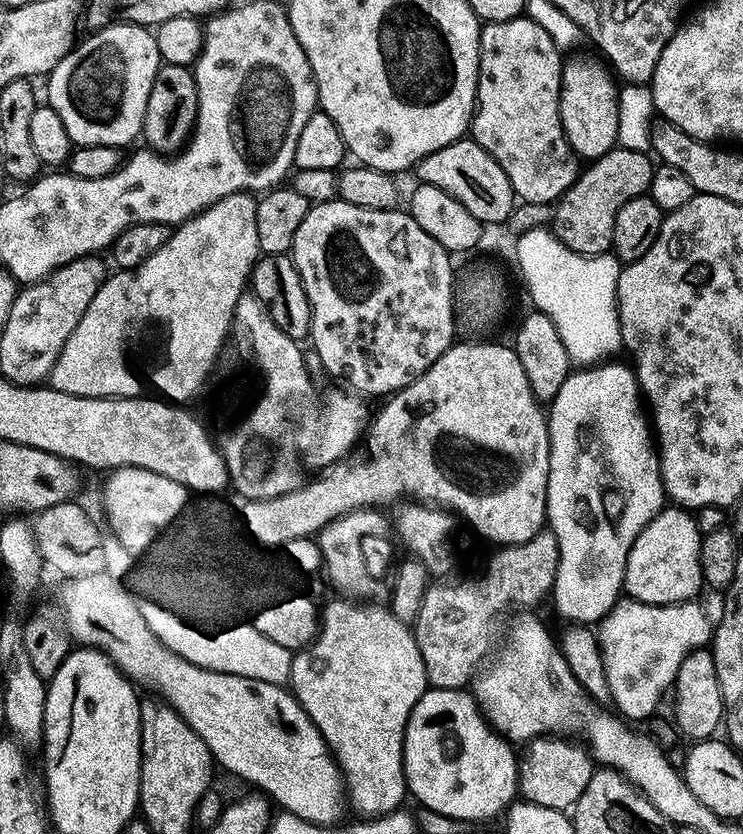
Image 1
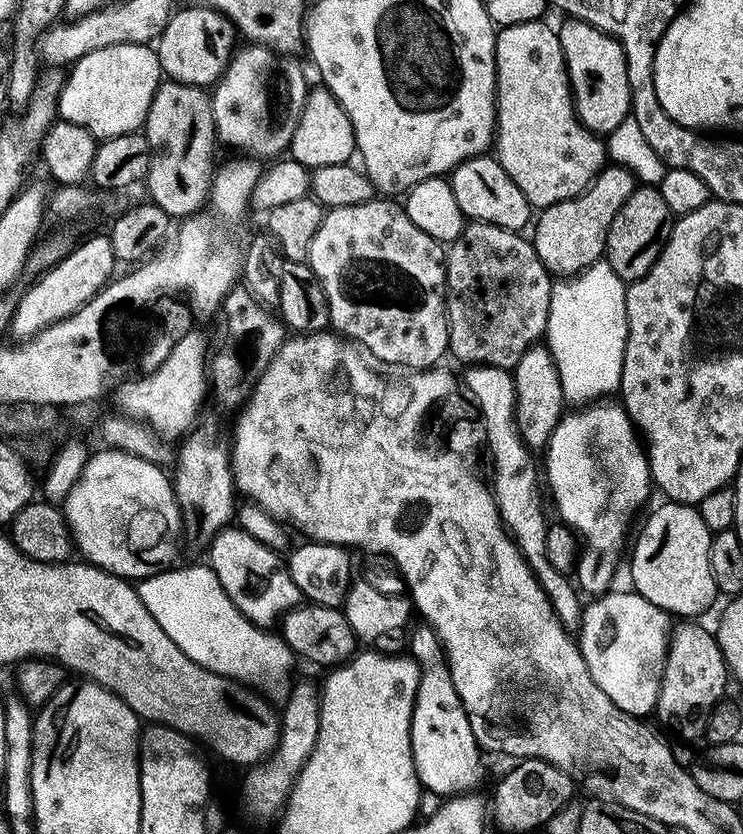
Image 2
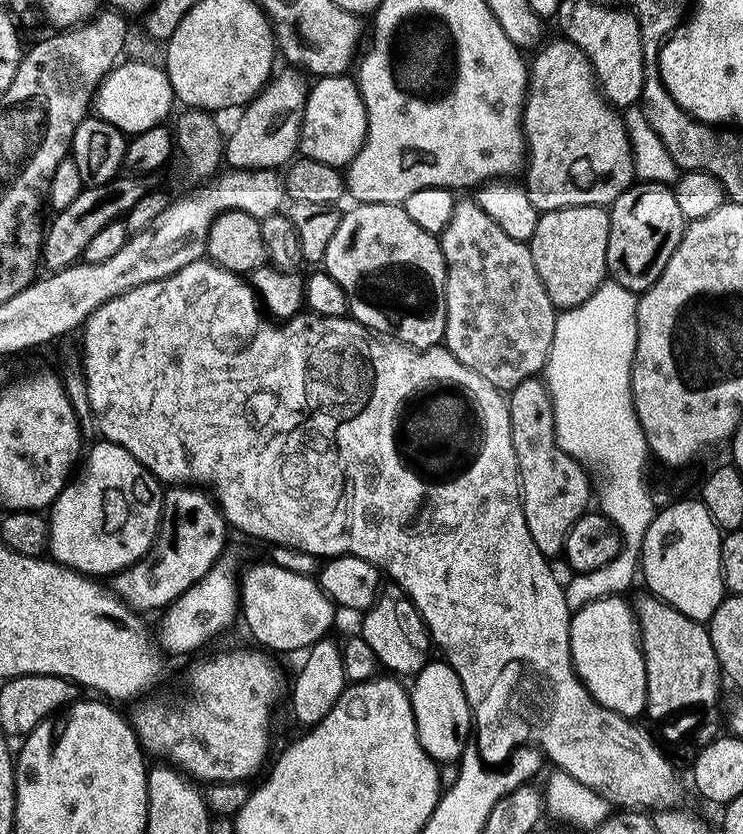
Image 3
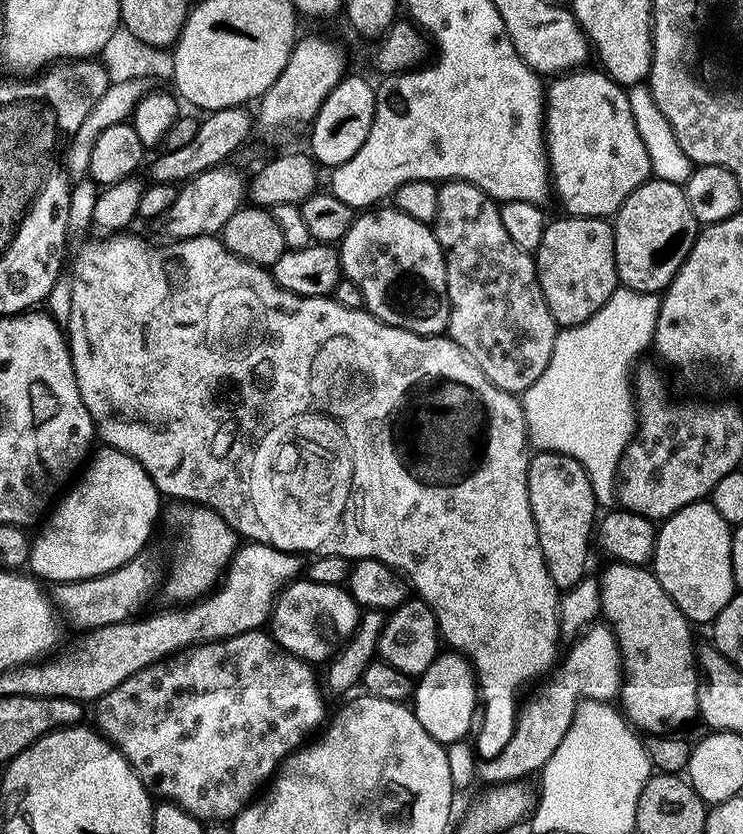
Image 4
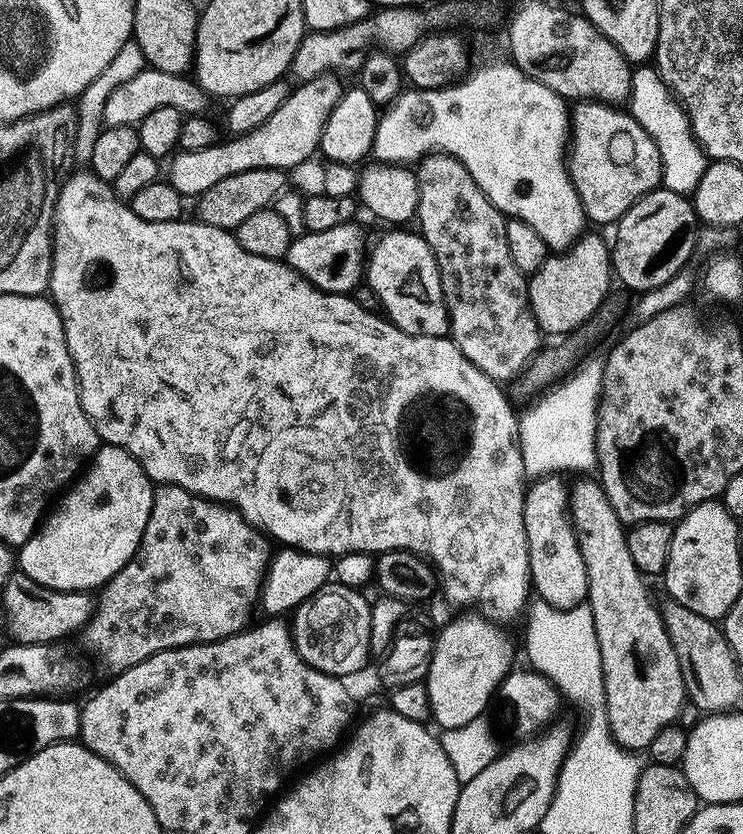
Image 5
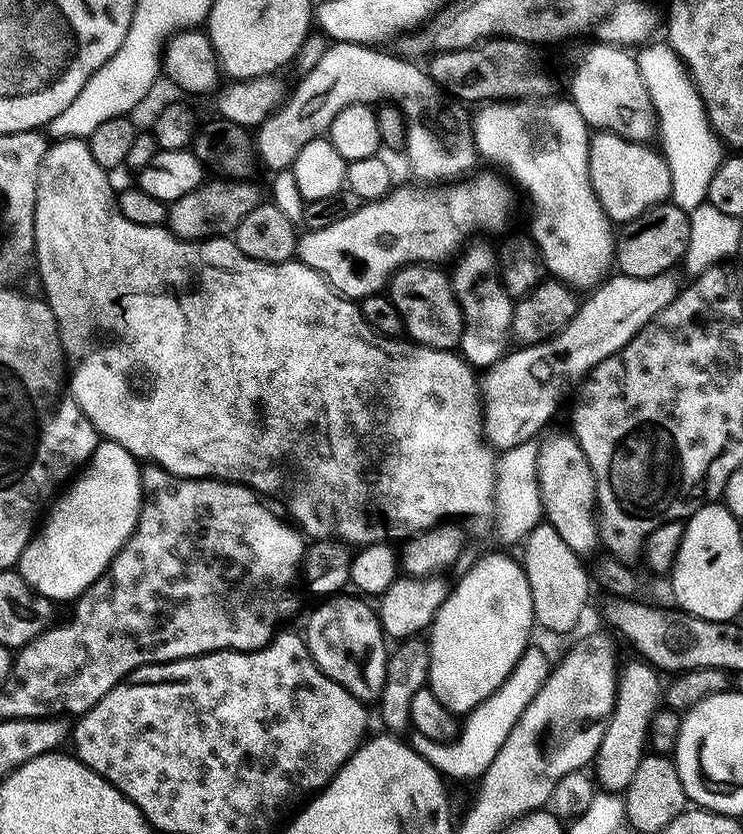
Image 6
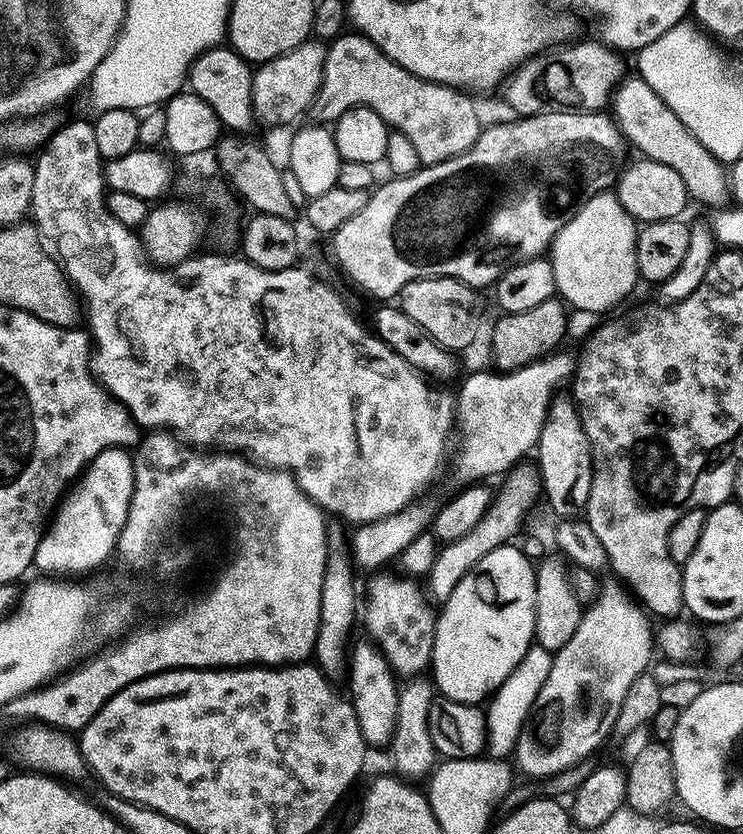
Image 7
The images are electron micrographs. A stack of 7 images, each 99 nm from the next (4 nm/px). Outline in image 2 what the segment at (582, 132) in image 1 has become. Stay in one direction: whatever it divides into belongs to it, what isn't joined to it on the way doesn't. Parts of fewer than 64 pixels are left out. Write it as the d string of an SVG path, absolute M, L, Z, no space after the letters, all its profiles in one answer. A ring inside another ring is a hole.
M571 18L559 25L560 45L572 85L572 105L585 128L597 134L618 130L632 110L632 91L626 66L626 54L614 36L581 20Z

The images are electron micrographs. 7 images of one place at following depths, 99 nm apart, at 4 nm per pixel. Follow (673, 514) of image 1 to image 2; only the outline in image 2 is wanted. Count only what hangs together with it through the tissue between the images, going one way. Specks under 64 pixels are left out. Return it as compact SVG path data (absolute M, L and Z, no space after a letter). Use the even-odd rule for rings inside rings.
M664 502L649 518L632 548L631 587L654 606L676 618L700 618L718 600L710 572L710 546L714 533L702 522L699 507Z

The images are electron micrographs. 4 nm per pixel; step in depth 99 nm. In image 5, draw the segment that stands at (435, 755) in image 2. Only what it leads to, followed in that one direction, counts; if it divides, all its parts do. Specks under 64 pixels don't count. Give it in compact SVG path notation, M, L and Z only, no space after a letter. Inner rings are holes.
M460 614L444 629L439 629L432 645L432 661L428 667L426 683L428 685L428 710L431 719L436 719L437 729L457 728L466 726L466 722L474 722L485 715L484 707L497 695L504 683L512 664L512 644L504 637L503 627L497 626L492 620L480 614Z

